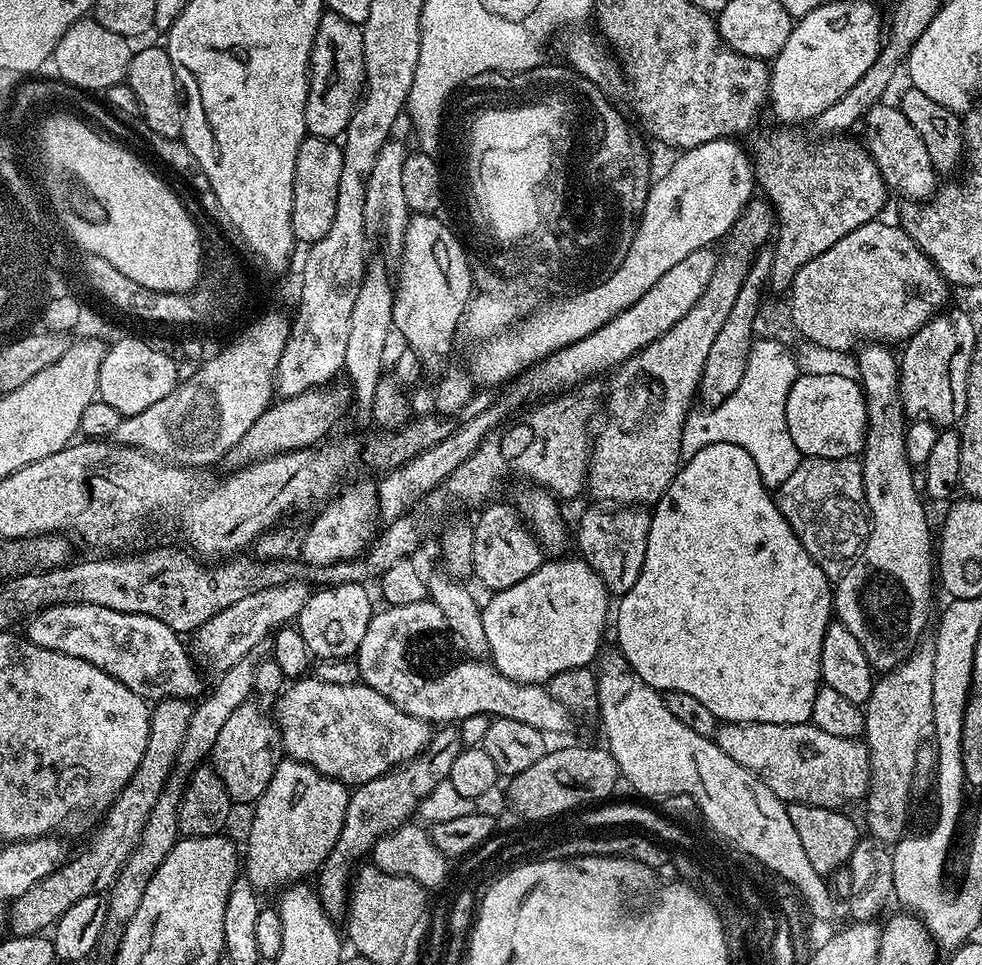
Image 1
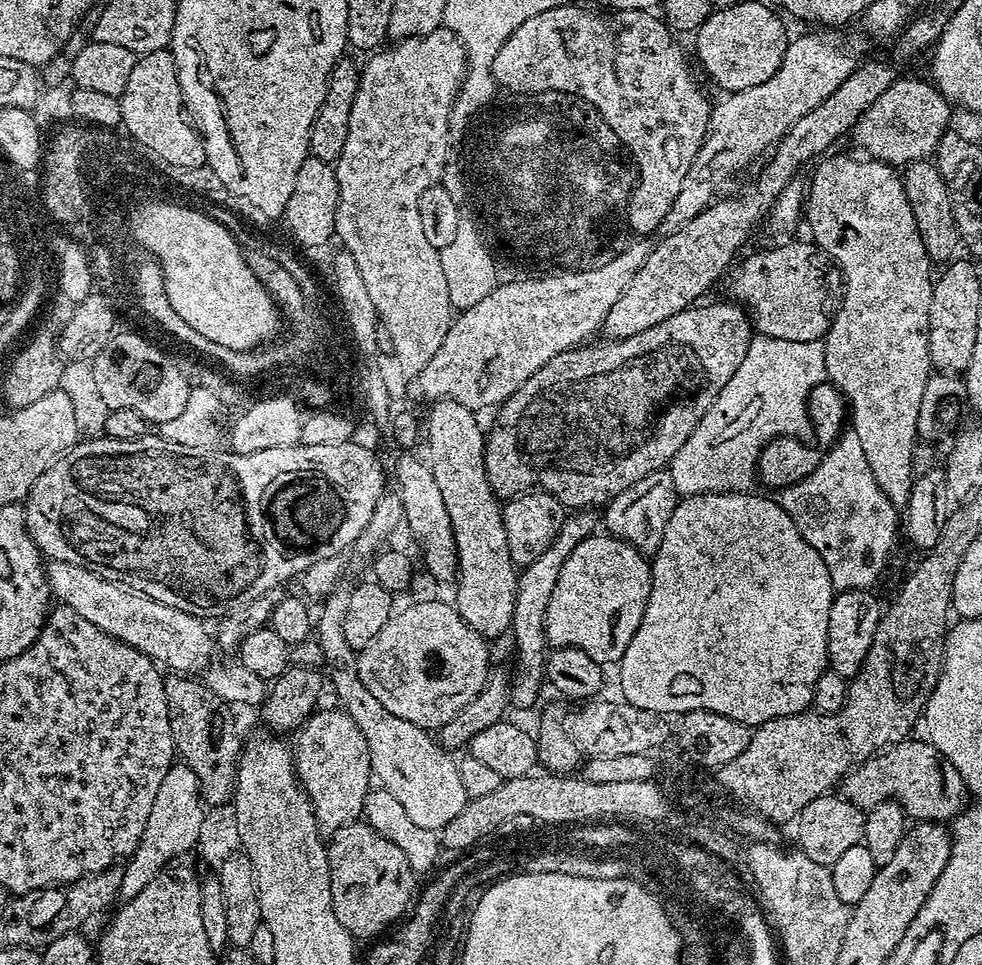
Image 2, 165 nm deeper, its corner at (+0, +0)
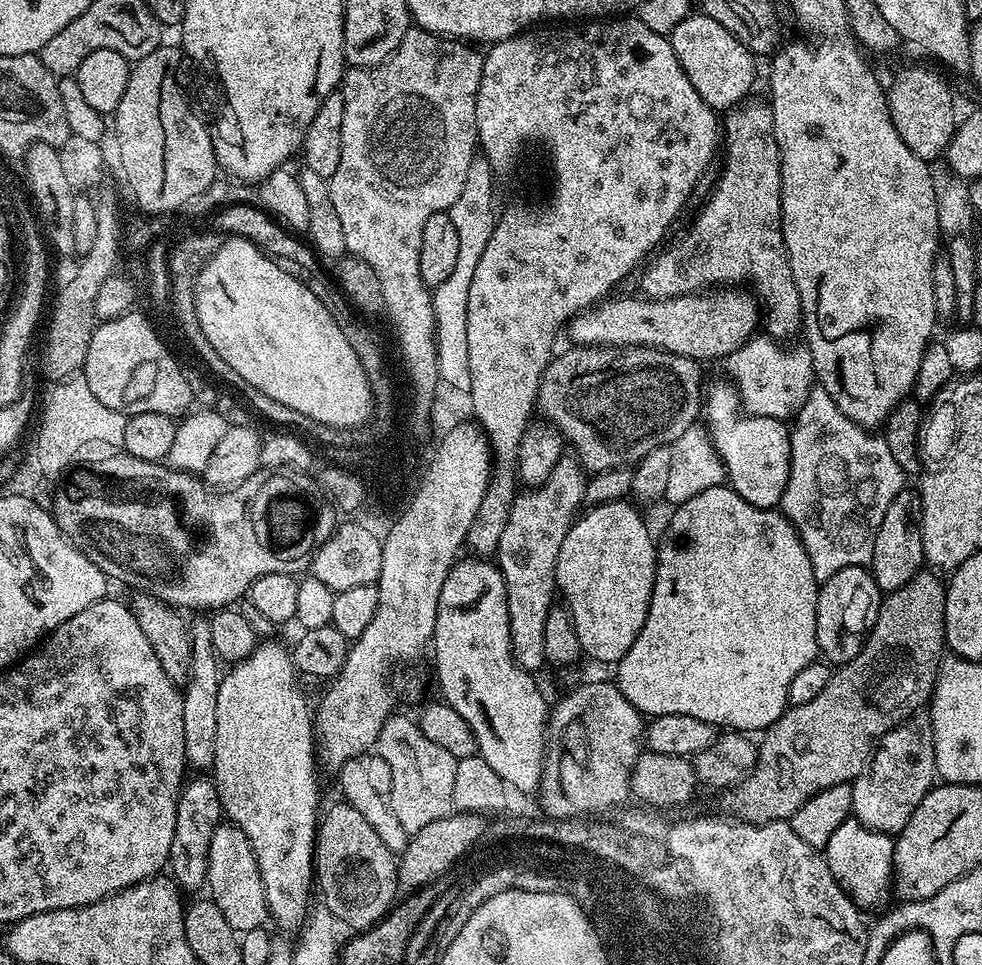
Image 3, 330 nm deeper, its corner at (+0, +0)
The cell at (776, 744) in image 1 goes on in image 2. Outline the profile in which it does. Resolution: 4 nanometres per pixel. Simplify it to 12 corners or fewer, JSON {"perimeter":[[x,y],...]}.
{"perimeter":[[925,739],[889,744],[849,769],[842,797],[897,802],[914,822],[948,822],[965,789]]}

